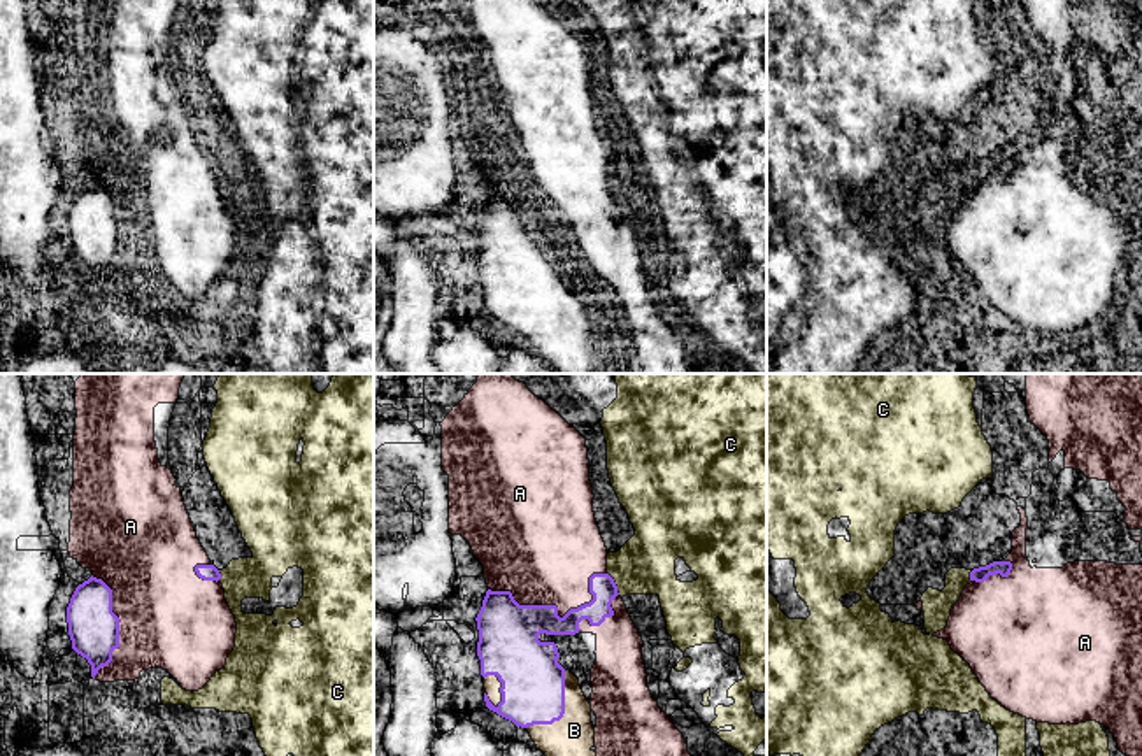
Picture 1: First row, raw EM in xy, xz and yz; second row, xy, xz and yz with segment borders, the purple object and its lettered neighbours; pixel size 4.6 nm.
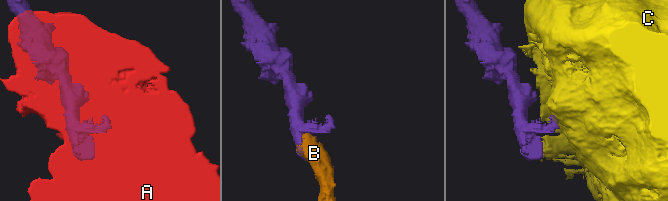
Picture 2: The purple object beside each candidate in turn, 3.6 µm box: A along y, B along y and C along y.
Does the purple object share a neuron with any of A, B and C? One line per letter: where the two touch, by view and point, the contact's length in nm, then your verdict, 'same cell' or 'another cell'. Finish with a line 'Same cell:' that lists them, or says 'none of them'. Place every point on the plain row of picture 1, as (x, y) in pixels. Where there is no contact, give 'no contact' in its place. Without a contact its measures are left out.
A: xz (556, 218) | 550 nm | another cell
B: xz (563, 318) | 320 nm | same cell
C: xz (614, 190) | 120 nm | another cell
Same cell: B

